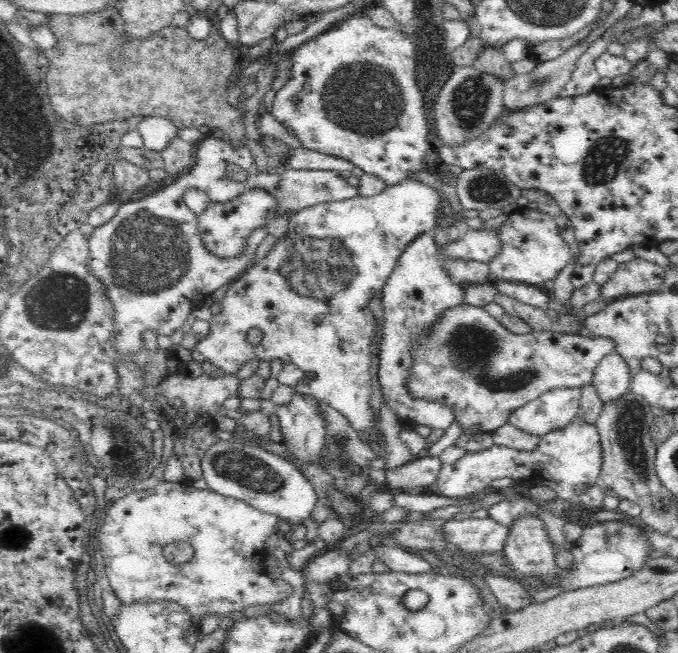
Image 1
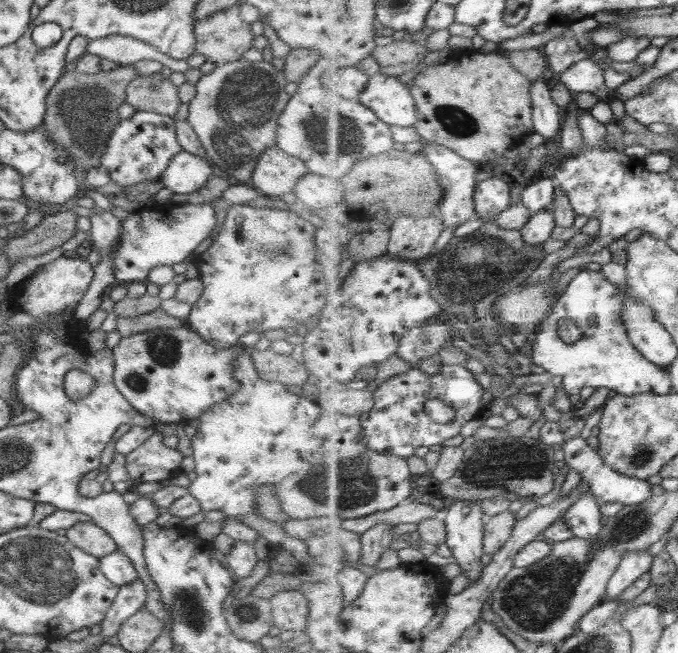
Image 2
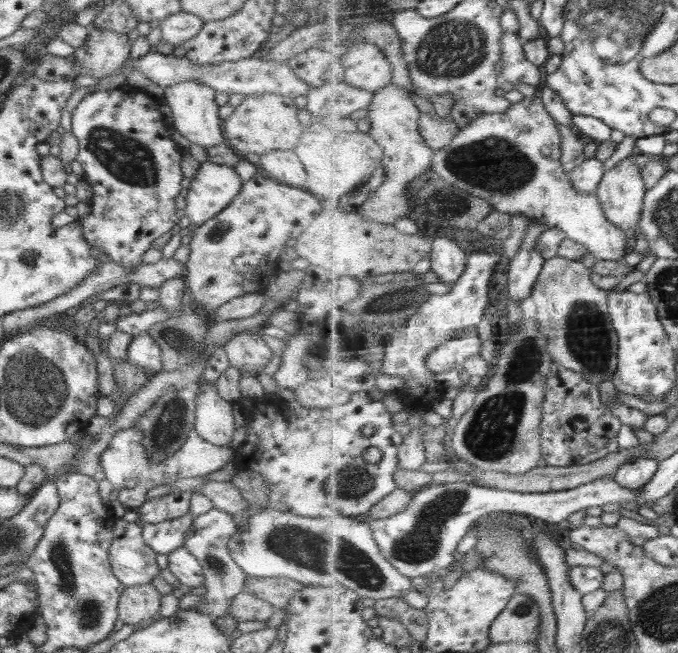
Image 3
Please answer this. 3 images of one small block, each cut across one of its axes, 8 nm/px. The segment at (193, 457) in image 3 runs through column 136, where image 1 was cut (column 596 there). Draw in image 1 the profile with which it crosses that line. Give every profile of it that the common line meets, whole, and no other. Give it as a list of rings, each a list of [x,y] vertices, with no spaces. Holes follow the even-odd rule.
[[[575,417],[568,426],[540,435],[540,444],[536,450],[518,450],[508,446],[500,446],[494,443],[491,447],[477,452],[466,452],[454,464],[443,464],[436,488],[440,495],[450,498],[478,498],[490,490],[493,480],[511,478],[515,485],[522,485],[525,489],[536,486],[547,486],[557,492],[557,496],[574,504],[583,504],[590,508],[602,509],[605,492],[596,485],[599,474],[602,471],[603,456],[600,444],[600,434],[595,425],[584,422],[582,417]],[[578,486],[586,486],[586,490],[576,492]]]

